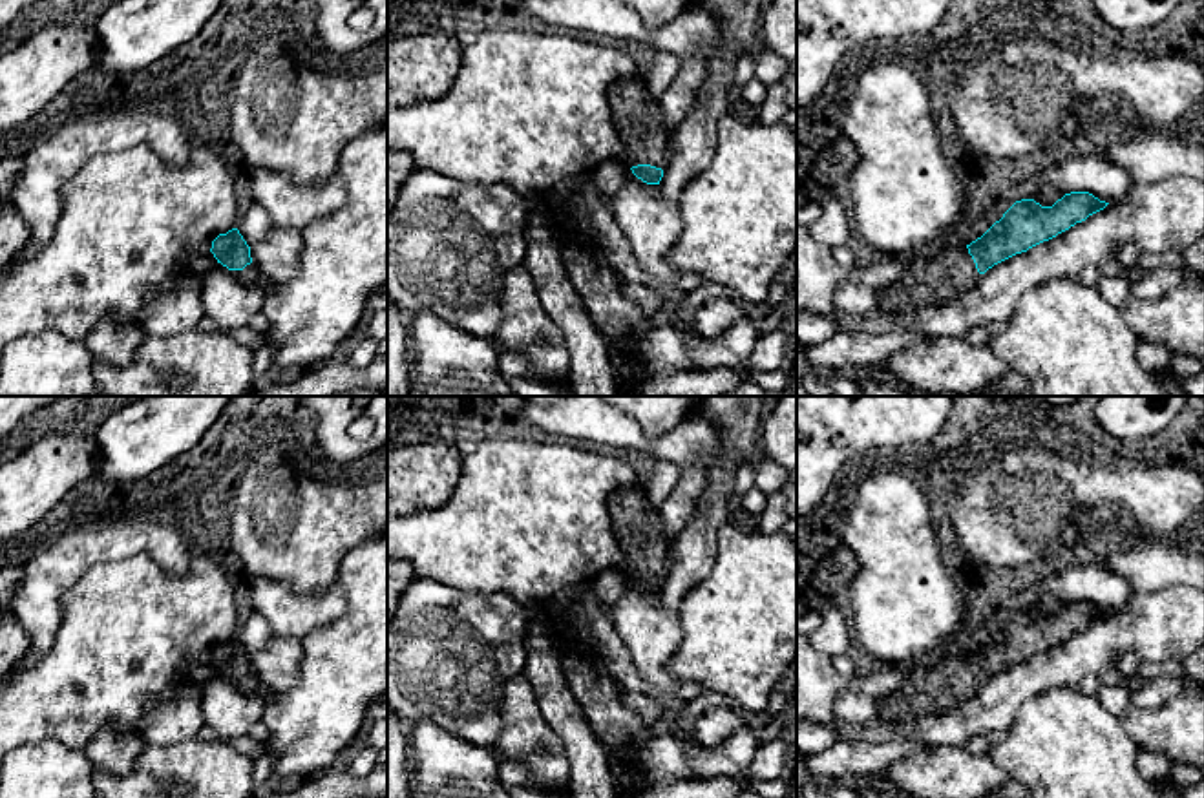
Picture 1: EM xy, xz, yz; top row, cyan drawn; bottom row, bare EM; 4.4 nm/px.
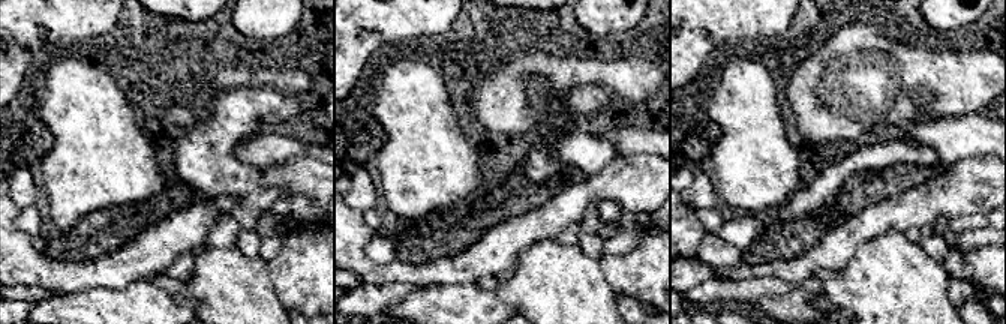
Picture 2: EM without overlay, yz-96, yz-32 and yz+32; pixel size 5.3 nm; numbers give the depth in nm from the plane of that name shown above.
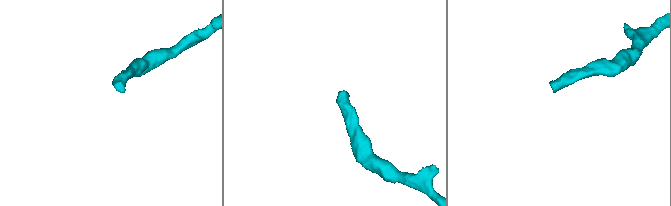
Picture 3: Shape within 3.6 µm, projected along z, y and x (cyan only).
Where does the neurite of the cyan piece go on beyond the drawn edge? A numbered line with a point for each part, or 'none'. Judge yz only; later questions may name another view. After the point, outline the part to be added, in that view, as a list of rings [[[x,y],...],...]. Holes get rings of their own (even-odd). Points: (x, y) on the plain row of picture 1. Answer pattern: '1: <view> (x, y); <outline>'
1: yz (938, 683); [[[966,656],[921,657],[904,667],[901,687],[877,701],[879,714],[890,721],[910,721],[946,712],[972,698],[979,687]]]

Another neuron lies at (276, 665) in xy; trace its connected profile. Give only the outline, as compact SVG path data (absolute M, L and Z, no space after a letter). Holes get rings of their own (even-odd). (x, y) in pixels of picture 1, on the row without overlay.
M272 635L259 652L250 656L250 667L267 688L283 692L300 679L301 656L301 641Z

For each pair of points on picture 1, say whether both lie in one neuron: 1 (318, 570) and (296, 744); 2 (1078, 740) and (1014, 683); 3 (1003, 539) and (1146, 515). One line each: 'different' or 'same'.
1: different
2: different
3: same

